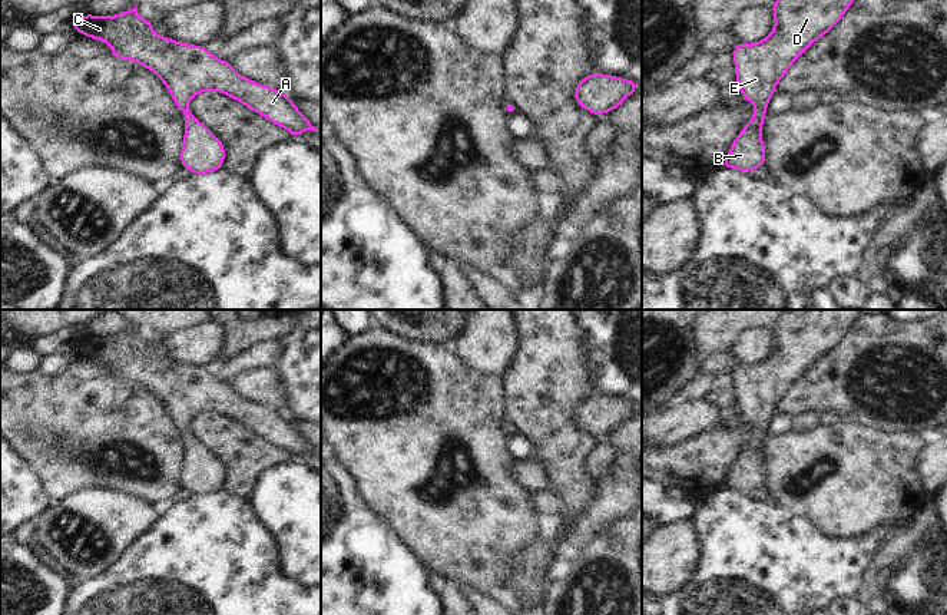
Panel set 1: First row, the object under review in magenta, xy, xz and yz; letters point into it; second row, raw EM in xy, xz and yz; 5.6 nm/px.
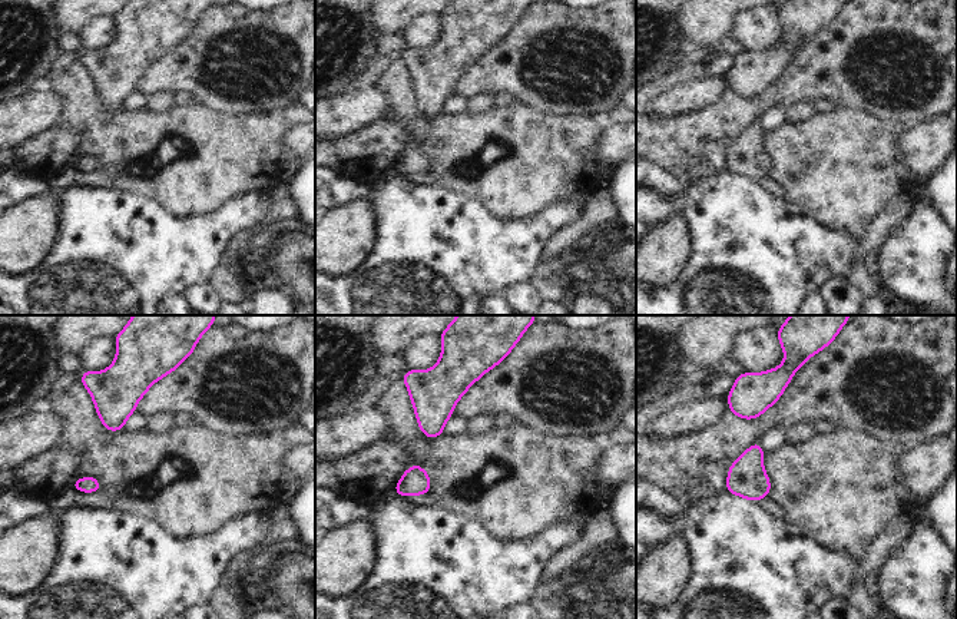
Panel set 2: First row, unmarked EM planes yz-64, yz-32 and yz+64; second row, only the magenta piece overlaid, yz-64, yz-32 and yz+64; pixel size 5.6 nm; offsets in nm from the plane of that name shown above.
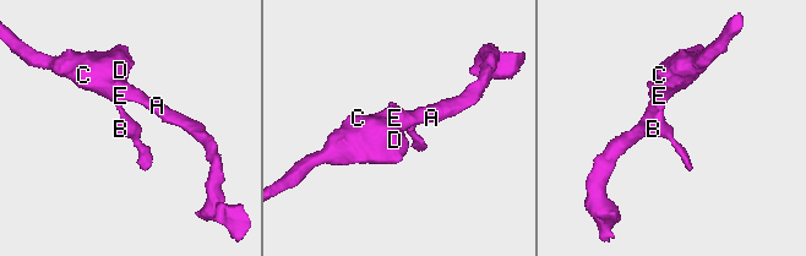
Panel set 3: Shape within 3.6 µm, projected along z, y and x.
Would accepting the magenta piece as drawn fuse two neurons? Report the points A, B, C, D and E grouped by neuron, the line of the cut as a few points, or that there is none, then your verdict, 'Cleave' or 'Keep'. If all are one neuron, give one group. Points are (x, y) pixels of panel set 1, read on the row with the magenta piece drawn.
Groups: A B C D E. No split. Keep.

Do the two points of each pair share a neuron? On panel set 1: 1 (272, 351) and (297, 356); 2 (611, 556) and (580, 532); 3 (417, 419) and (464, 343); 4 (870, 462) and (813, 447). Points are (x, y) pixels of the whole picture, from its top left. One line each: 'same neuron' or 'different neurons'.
1: different neurons
2: different neurons
3: different neurons
4: same neuron

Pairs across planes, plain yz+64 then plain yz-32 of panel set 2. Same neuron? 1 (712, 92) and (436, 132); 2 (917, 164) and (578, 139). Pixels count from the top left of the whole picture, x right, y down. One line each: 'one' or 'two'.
1: two
2: two

